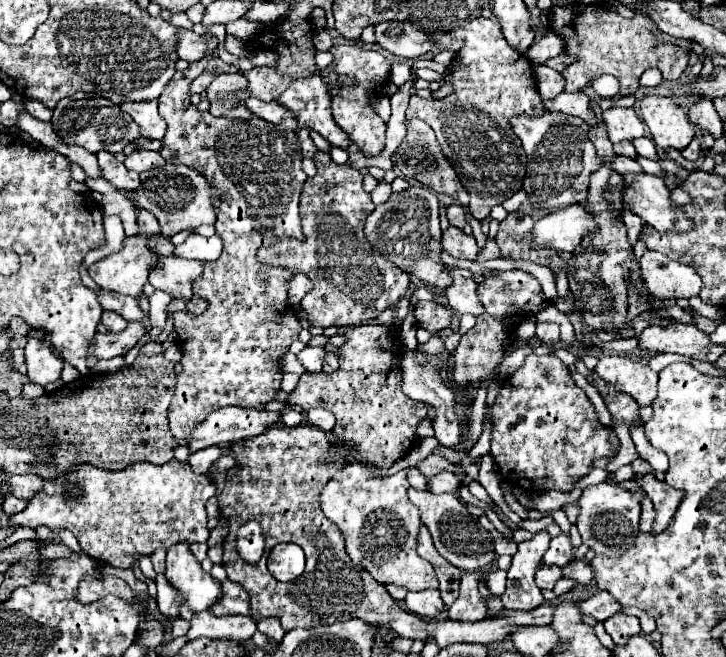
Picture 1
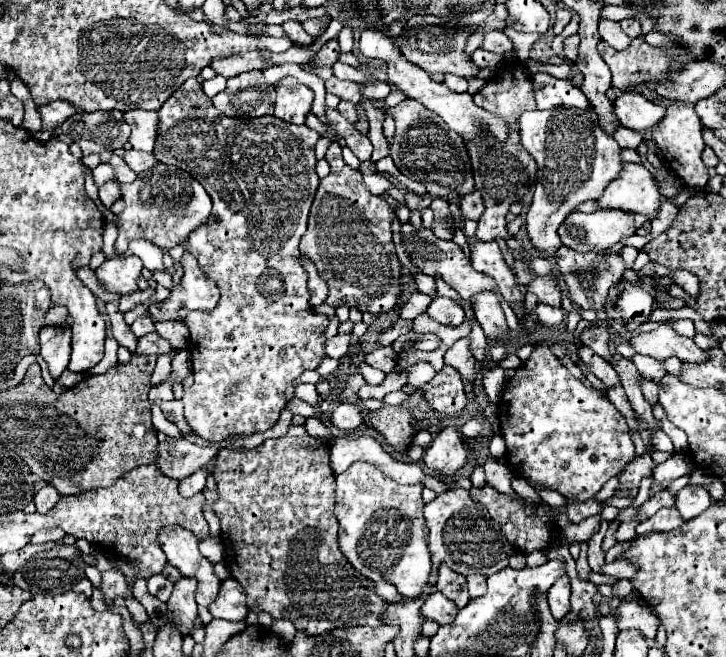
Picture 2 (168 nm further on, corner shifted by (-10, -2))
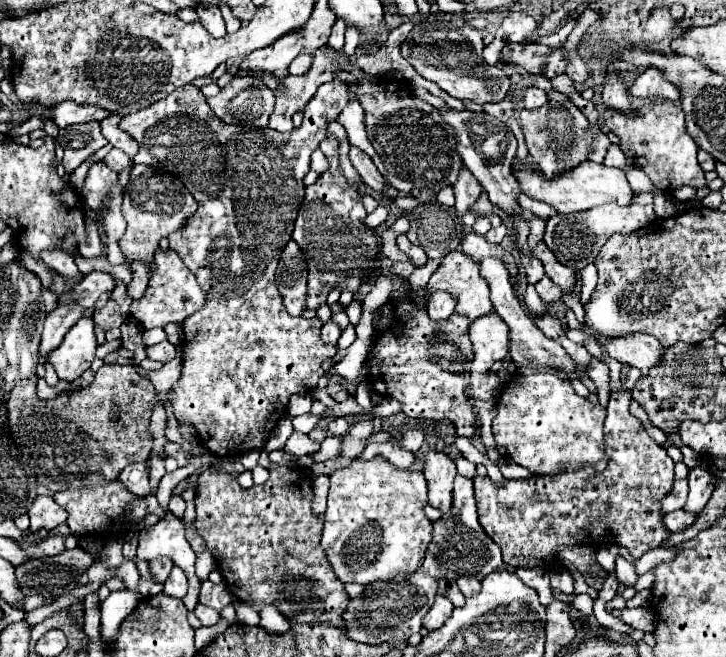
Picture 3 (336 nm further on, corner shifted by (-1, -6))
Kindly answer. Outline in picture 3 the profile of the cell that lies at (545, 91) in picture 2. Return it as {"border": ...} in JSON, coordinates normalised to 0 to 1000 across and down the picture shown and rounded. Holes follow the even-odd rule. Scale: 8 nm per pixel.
{"border":[[[726,132],[723,139],[723,148],[720,148],[720,160],[726,166],[740,166],[745,160],[751,160],[756,154],[753,142],[748,135],[740,135],[740,132]]]}

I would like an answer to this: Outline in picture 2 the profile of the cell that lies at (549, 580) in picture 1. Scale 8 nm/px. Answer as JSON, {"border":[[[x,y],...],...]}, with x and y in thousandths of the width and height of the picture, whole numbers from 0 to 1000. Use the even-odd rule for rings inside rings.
{"border":[[[774,875],[766,881],[766,887],[755,900],[755,918],[763,942],[777,942],[785,933],[785,881],[782,875]]]}

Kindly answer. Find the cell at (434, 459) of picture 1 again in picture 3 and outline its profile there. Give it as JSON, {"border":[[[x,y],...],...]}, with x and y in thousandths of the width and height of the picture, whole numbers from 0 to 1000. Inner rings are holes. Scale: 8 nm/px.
{"border":[[[528,696],[511,702],[492,702],[483,711],[467,714],[456,723],[456,741],[448,778],[448,805],[442,817],[442,833],[464,875],[472,887],[511,890],[519,884],[544,881],[550,872],[572,872],[588,839],[594,820],[594,793],[585,787],[583,772],[588,766],[588,735],[580,717],[552,717],[533,705]]]}

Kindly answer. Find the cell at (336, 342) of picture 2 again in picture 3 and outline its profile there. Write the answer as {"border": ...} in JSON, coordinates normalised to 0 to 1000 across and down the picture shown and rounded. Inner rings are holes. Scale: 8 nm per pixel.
{"border":[[[459,489],[448,492],[445,501],[442,501],[442,519],[445,519],[448,525],[459,525],[459,528],[461,528],[467,510],[470,510],[470,501],[467,501],[464,492],[459,492]]]}

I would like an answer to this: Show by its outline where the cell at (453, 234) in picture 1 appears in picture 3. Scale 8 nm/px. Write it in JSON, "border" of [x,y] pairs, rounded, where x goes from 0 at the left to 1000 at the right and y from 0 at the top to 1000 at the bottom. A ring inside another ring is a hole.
{"border":[[[671,391],[671,394],[665,394],[660,400],[660,406],[663,406],[663,412],[660,412],[663,422],[671,428],[671,434],[676,440],[676,461],[679,461],[685,479],[701,498],[701,540],[709,549],[709,556],[720,559],[720,556],[740,556],[742,553],[742,556],[751,556],[751,559],[767,559],[767,562],[778,565],[784,571],[784,577],[789,577],[789,574],[798,574],[800,577],[803,565],[795,562],[795,559],[789,559],[789,553],[784,553],[784,540],[778,537],[778,531],[767,519],[751,513],[740,501],[740,495],[729,482],[729,476],[720,470],[718,458],[712,455],[712,449],[707,443],[704,422],[701,422],[701,412],[696,409],[696,403],[687,394],[682,394],[682,391]]]}

